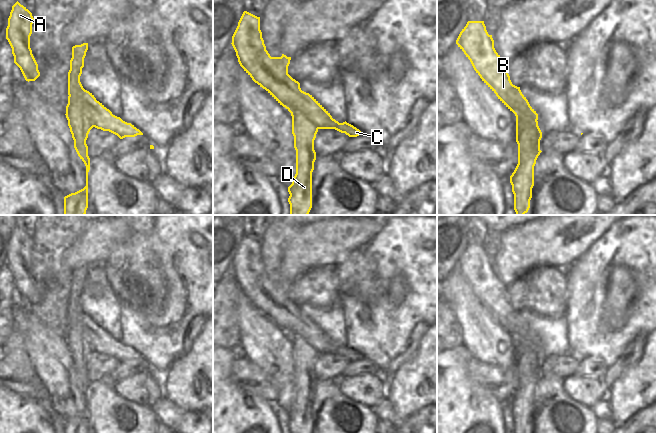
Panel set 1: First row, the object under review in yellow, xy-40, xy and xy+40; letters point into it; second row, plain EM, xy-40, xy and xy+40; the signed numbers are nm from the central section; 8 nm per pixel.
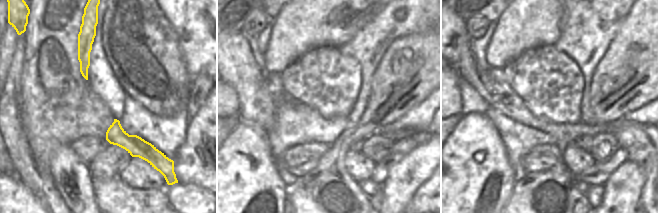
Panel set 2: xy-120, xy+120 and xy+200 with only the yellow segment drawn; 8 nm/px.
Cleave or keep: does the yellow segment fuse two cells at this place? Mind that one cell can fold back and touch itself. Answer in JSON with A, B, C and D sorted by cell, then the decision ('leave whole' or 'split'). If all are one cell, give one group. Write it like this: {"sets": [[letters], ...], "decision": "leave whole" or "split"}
{"sets": [["A", "B", "C"], ["D"]], "decision": "split"}

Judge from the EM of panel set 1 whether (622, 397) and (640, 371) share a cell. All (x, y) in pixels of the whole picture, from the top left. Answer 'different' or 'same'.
same

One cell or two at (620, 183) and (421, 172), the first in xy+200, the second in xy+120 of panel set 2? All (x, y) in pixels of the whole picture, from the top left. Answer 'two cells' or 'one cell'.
one cell

